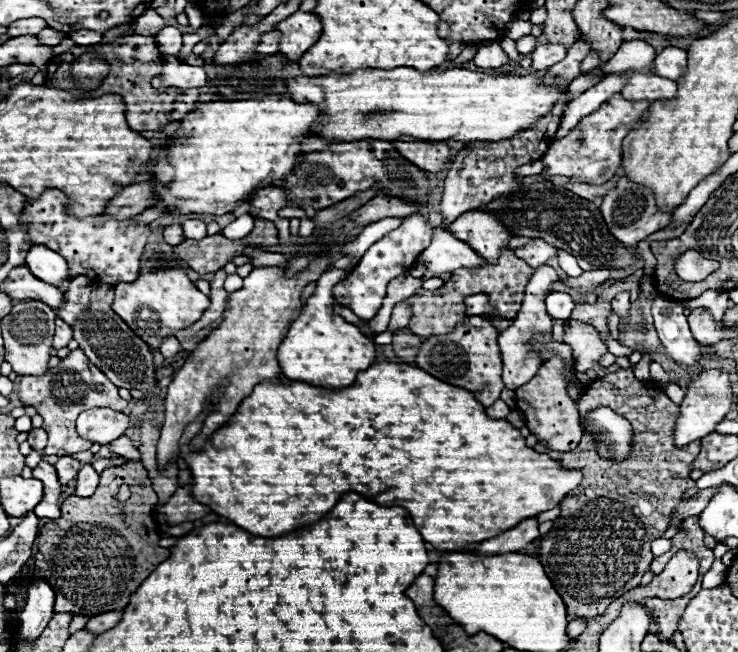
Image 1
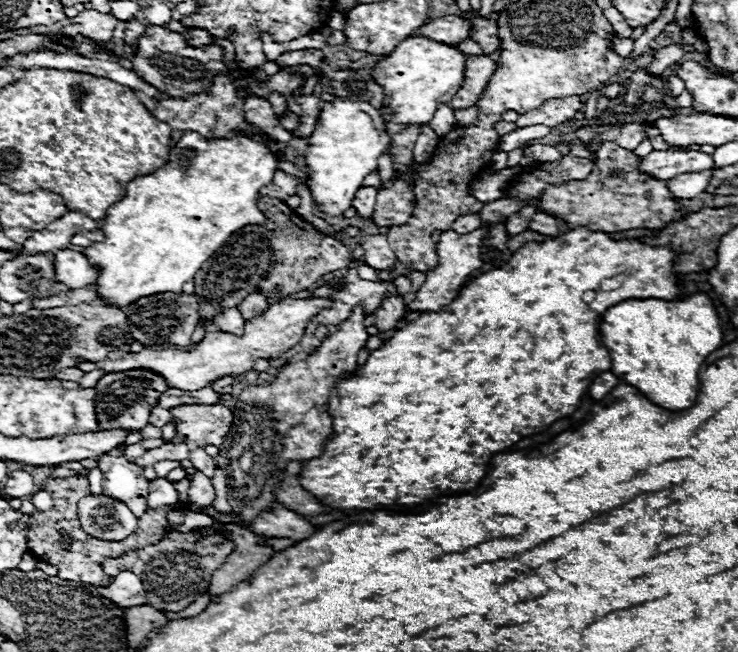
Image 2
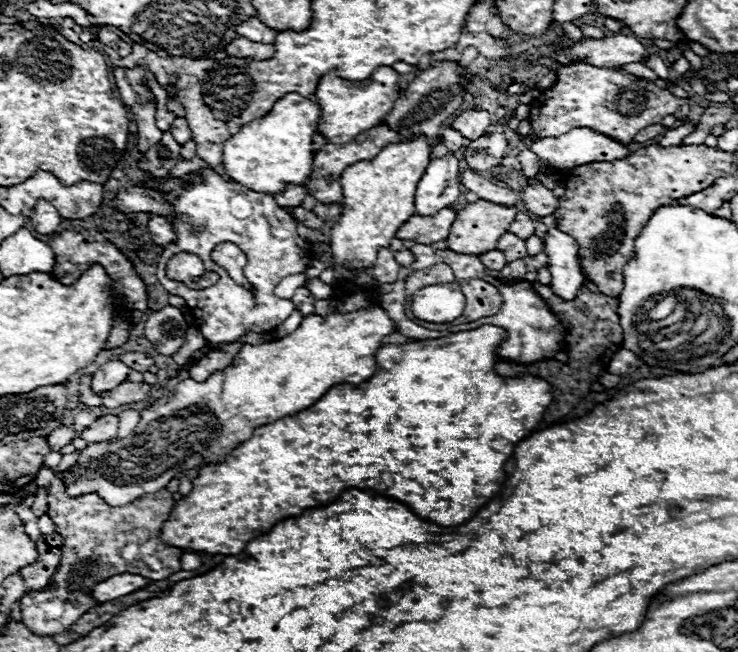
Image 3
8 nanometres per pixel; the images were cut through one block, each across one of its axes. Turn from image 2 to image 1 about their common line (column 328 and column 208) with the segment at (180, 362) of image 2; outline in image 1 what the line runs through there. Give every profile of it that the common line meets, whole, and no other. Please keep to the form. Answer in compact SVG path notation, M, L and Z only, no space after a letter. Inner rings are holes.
M158 254L150 256L142 264L140 276L132 284L116 284L114 292L112 310L152 348L158 348L166 336L192 326L210 306L210 298L190 282L186 272L172 260L164 260Z

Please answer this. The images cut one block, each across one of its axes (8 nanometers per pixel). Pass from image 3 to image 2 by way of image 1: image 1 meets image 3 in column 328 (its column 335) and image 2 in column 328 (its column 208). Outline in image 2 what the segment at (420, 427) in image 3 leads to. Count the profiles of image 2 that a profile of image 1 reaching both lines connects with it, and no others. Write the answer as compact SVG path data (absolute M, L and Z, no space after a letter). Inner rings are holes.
M586 228L570 230L562 236L546 240L542 244L538 244L538 242L526 244L524 248L516 250L512 254L512 258L502 268L480 274L474 280L470 280L468 284L464 284L454 302L450 302L448 306L442 306L438 312L422 314L414 322L400 328L382 348L370 352L370 358L366 364L358 366L350 376L342 378L342 382L338 382L332 388L328 412L332 414L334 428L332 428L330 440L326 442L326 446L318 458L306 460L302 464L302 472L298 476L298 482L302 484L304 490L314 494L314 498L318 498L322 506L328 506L332 510L368 510L368 508L372 510L372 506L378 506L378 504L382 504L382 506L400 504L400 506L406 506L412 510L412 508L418 508L424 502L428 502L436 496L442 496L442 494L472 492L486 475L488 456L502 452L504 448L518 442L522 436L542 432L554 420L572 414L580 406L580 398L588 392L590 380L594 380L594 376L598 376L598 372L608 372L612 368L610 354L606 352L606 348L602 346L602 342L598 338L598 324L600 324L600 318L606 308L610 308L622 300L628 300L628 298L676 300L680 296L682 288L678 286L676 272L672 270L672 260L674 260L674 252L670 252L670 248L650 246L650 244L642 244L638 240L612 240L604 232L590 232ZM624 270L632 270L632 274L628 274L624 278L624 282L618 290L602 290L600 288L604 278L614 278L618 274L624 274ZM586 292L594 292L594 300L590 304L586 304L582 300L582 296Z

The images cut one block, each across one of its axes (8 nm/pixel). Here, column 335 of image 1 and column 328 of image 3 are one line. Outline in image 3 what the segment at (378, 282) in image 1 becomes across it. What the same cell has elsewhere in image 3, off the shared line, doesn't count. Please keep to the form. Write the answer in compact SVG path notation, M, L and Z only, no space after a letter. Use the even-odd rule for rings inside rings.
M212 168L198 170L194 174L192 182L174 200L174 206L178 208L178 216L172 222L172 226L176 228L178 240L176 240L176 244L170 244L170 246L164 248L164 252L162 252L160 260L158 260L156 276L158 276L160 284L170 294L176 294L176 296L186 300L188 308L192 310L196 328L214 346L216 344L236 342L236 338L244 336L246 332L256 332L256 334L268 332L268 330L280 326L292 314L294 306L302 314L312 314L314 312L314 298L316 300L326 300L332 294L342 296L344 292L360 290L360 286L350 284L350 282L334 286L334 290L332 290L332 286L320 282L318 278L312 278L312 280L308 280L310 282L310 290L306 286L300 286L296 290L296 294L292 296L292 300L276 298L274 296L274 288L278 286L278 282L282 278L290 276L290 274L304 272L308 268L310 260L312 260L312 250L314 250L318 260L328 256L328 252L326 252L328 246L326 244L318 244L318 246L310 248L310 242L306 242L306 240L302 240L298 236L294 218L286 210L278 208L278 204L274 202L272 196L246 190L244 186L240 186L236 182L226 182ZM220 242L234 242L248 256L248 262L246 262L246 268L244 268L244 276L252 284L252 290L246 290L244 286L238 286L228 276L228 272L224 268L216 266L210 260L212 248L216 244L220 244ZM180 252L196 254L204 262L206 270L216 272L220 276L218 284L210 286L210 288L204 288L204 290L192 290L188 286L176 286L176 282L168 282L166 264L168 264L168 260L174 254L180 254Z

